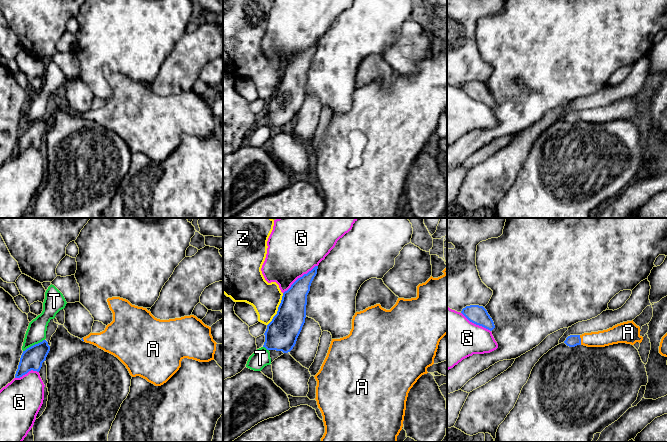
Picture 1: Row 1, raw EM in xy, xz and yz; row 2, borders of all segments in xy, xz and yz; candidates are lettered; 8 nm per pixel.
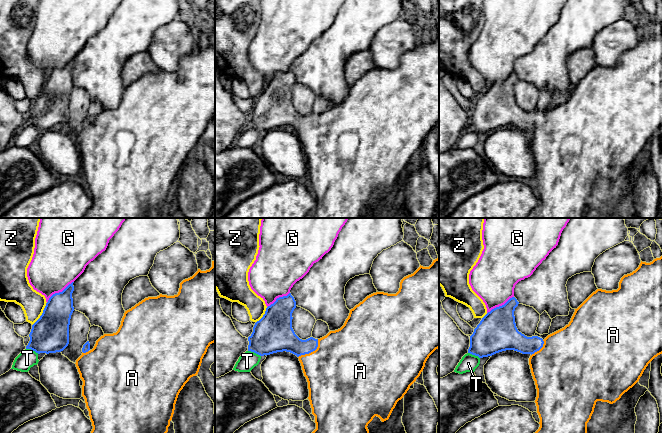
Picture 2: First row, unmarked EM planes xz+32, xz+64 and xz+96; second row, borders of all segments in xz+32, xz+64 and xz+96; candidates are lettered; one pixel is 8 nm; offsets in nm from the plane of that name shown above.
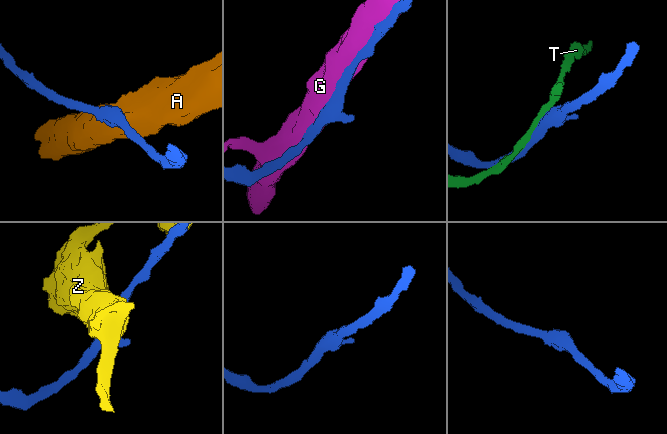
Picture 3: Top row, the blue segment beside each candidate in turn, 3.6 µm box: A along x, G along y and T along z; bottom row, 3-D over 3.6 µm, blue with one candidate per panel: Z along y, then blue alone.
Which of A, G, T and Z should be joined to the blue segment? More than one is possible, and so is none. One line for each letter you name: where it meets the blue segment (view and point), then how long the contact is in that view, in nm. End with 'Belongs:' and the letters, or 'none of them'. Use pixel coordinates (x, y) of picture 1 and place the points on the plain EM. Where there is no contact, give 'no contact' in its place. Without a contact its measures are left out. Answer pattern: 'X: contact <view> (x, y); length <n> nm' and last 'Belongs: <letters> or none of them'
A: contact yz (580, 116); length 80 nm
Belongs: A

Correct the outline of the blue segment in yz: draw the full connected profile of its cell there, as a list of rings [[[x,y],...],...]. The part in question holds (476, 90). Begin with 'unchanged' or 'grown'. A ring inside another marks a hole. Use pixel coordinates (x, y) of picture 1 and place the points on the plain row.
unchanged; [[[470,81],[462,85],[461,89],[472,99],[490,107],[495,104],[494,98],[483,82]]]

